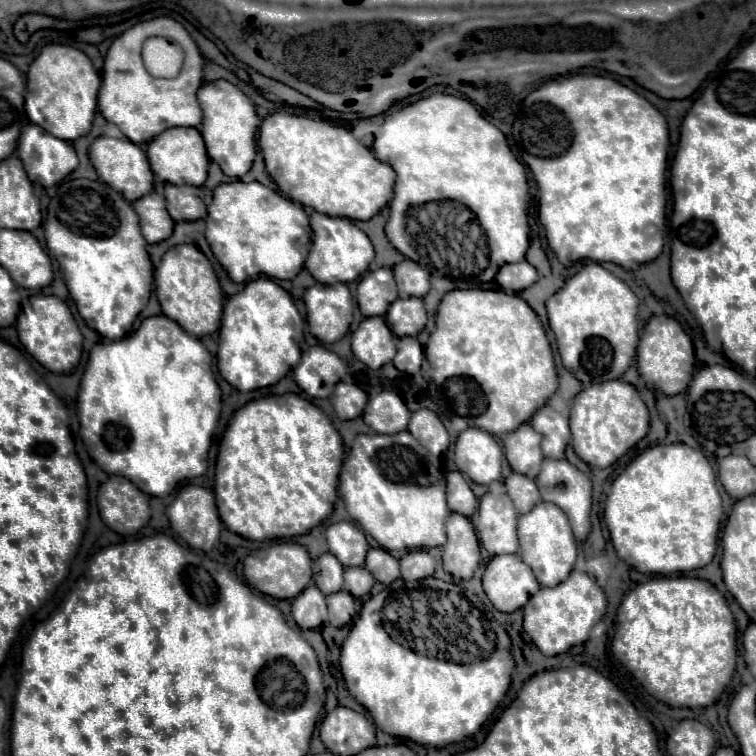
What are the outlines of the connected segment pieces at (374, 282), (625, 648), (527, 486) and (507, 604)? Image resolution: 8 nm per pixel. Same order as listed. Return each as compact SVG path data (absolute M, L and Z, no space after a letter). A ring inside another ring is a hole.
M377 268L361 278L357 304L363 316L385 316L393 300L397 300L397 286L391 268Z
M661 576L637 584L621 602L617 630L611 642L613 656L635 676L635 680L657 700L673 708L711 706L731 682L737 660L735 618L723 594L707 580L687 576Z
M513 472L507 480L505 480L505 488L509 498L513 500L517 514L525 514L529 512L537 502L541 502L539 490L535 480L529 480L527 476L521 476L517 472Z
M495 556L483 574L483 588L491 604L499 612L515 612L523 608L541 586L533 570L517 556Z

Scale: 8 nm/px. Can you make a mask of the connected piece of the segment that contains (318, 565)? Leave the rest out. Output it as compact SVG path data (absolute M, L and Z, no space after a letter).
M323 554L313 564L313 582L321 592L333 594L343 588L343 566L333 554Z

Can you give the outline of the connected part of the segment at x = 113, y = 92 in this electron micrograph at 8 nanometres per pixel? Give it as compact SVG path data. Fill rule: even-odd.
M161 16L147 22L139 22L127 32L123 32L105 56L103 66L103 84L99 90L97 108L103 118L115 124L131 142L143 144L153 140L165 128L173 126L199 126L201 124L201 106L197 104L197 90L203 84L203 56L195 46L187 30L173 18ZM151 36L165 36L181 44L185 50L185 62L177 78L153 78L143 66L141 46Z

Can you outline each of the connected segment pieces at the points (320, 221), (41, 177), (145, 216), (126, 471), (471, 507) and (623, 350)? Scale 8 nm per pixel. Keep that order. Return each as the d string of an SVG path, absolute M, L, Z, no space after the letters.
M319 212L311 214L311 228L313 228L313 246L305 268L311 276L321 284L337 284L337 282L353 282L361 274L369 270L373 260L373 244L365 232L361 232L351 220L347 218L331 218Z
M27 124L21 130L17 154L31 182L49 188L61 182L77 168L75 148L45 132L37 124Z
M157 192L135 200L133 208L141 220L141 234L149 244L167 240L173 234L173 220L165 208L165 198Z
M151 316L123 340L95 344L79 386L81 440L107 474L129 478L149 496L167 496L177 484L197 478L207 470L207 452L221 414L221 390L211 370L211 354L199 338L187 334L167 316Z
M447 472L447 504L451 512L471 516L477 508L477 498L471 492L467 480L461 476L461 472Z
M597 262L583 266L581 272L569 278L567 284L547 300L549 326L555 332L563 366L573 372L583 386L621 378L631 366L639 342L635 314L635 294Z

